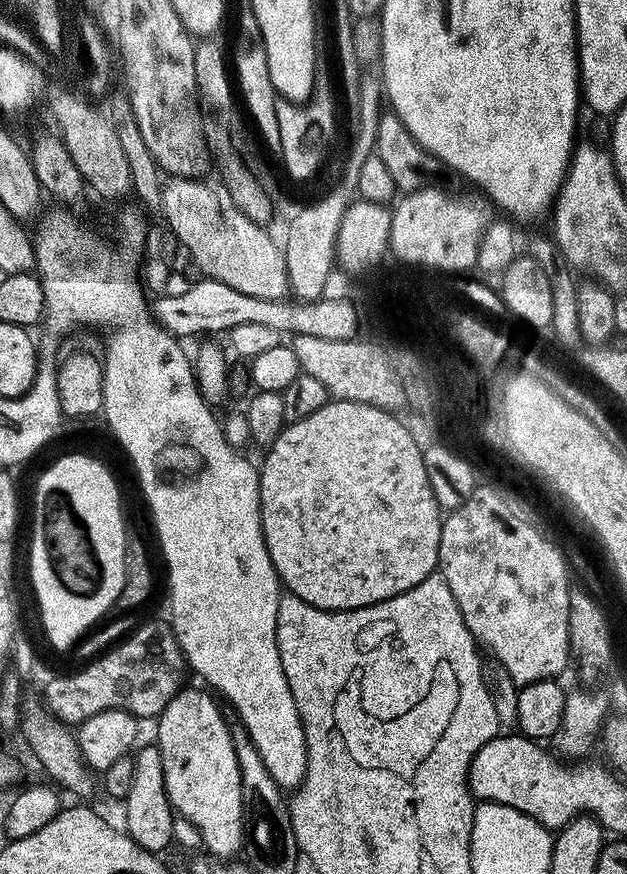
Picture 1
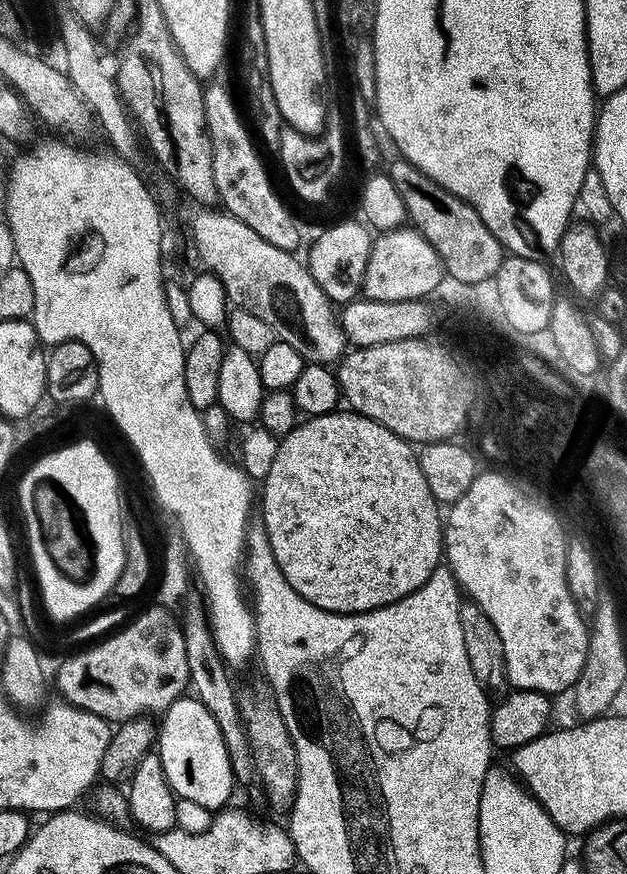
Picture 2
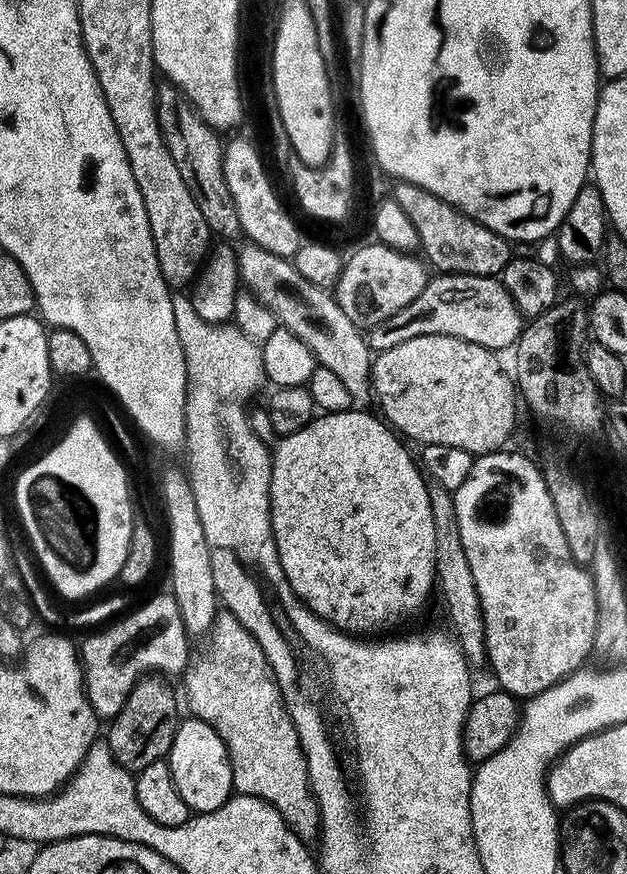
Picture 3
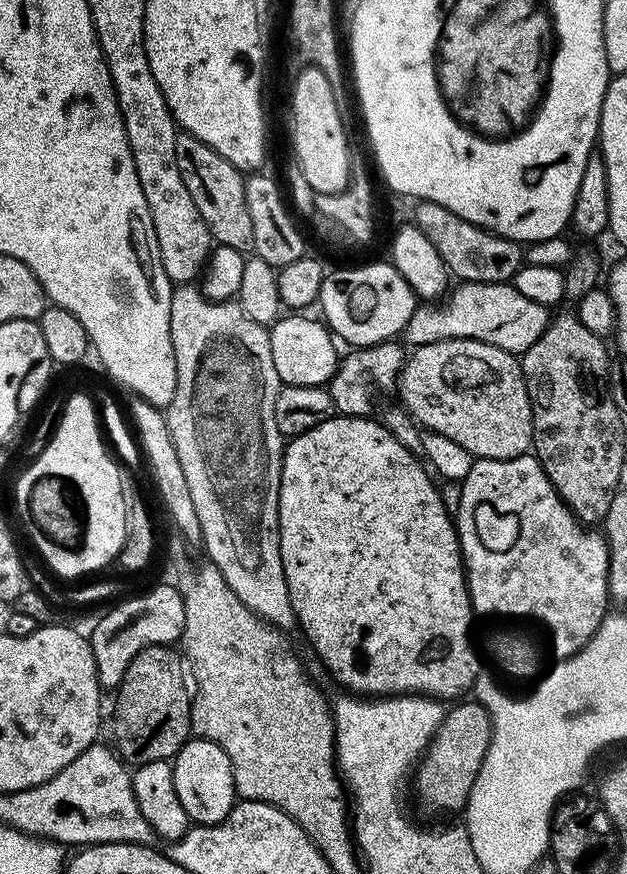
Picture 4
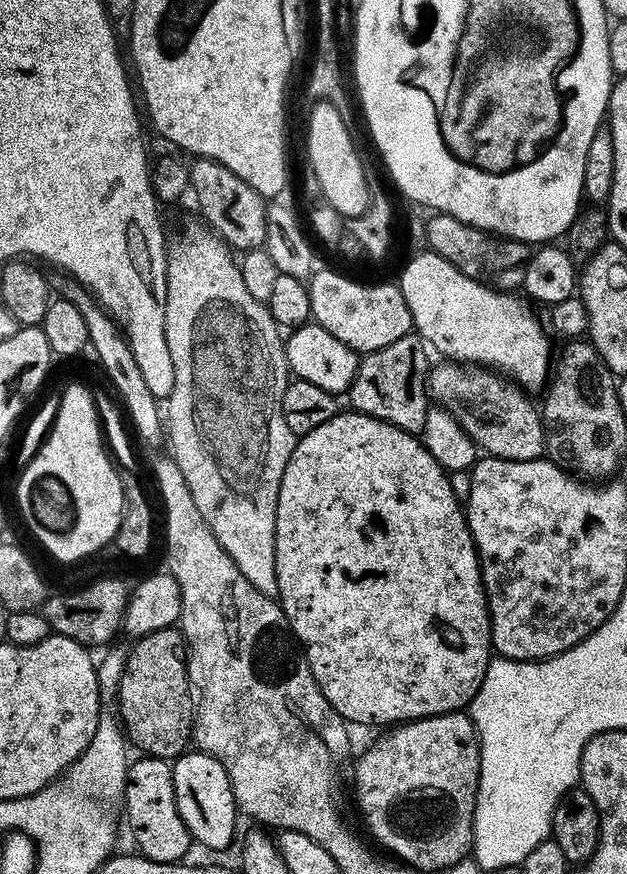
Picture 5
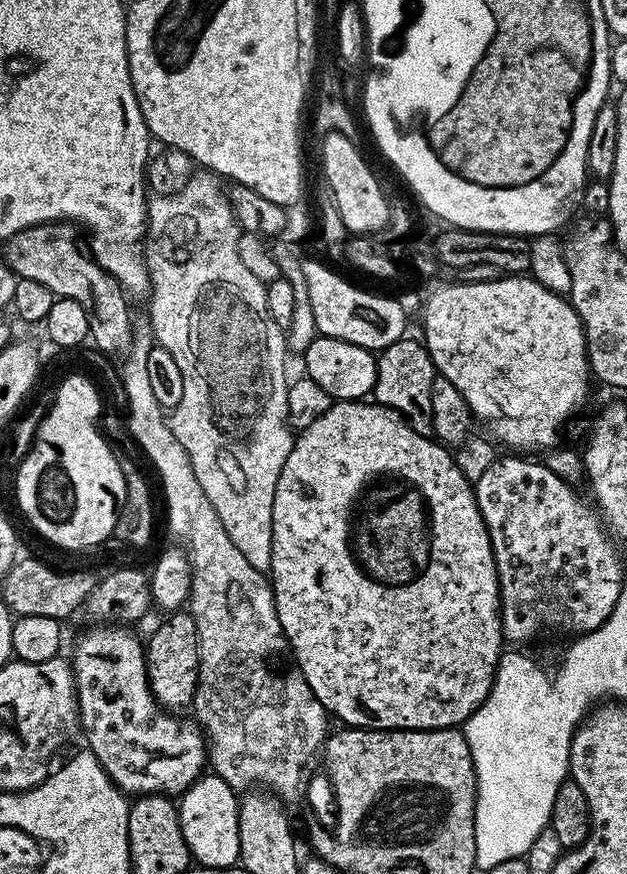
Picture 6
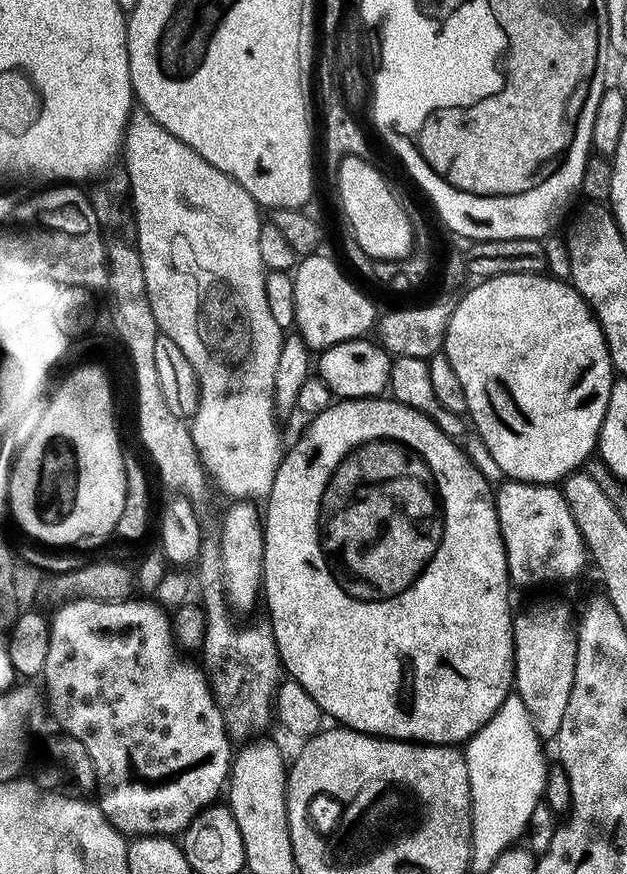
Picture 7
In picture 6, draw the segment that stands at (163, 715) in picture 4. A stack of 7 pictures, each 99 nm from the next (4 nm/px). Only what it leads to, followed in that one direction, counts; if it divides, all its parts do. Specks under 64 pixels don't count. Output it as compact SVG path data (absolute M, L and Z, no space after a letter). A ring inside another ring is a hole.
M177 609L169 613L159 629L147 639L145 645L148 683L152 696L167 711L180 712L195 701L196 683L199 680L200 647L198 646L197 623L191 611Z

